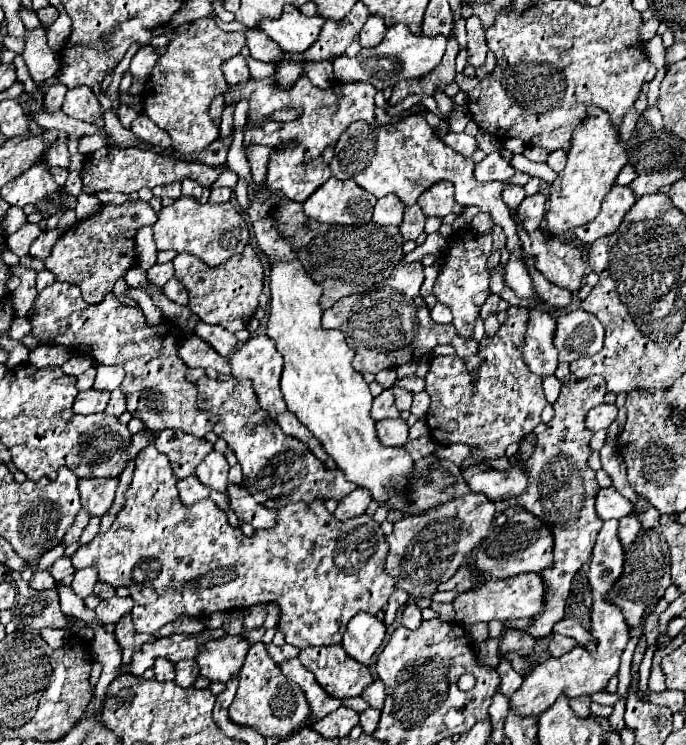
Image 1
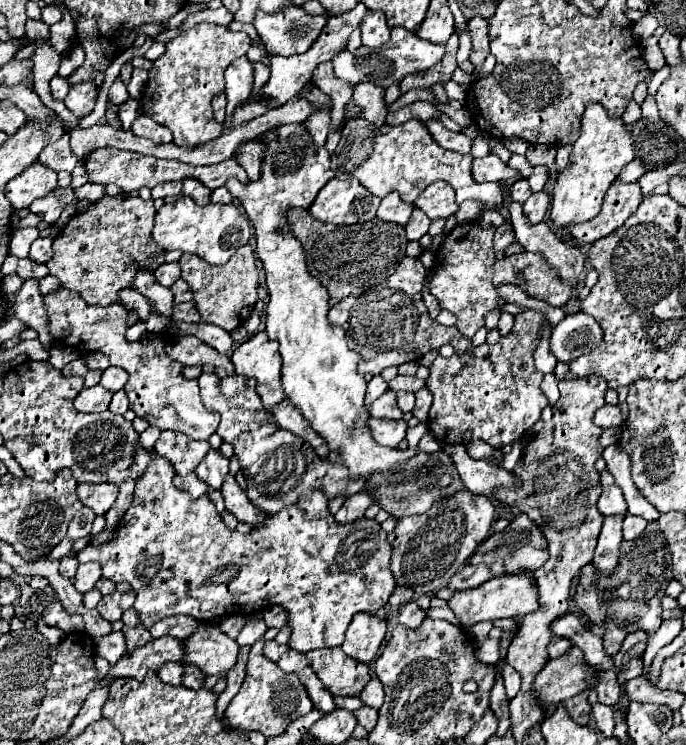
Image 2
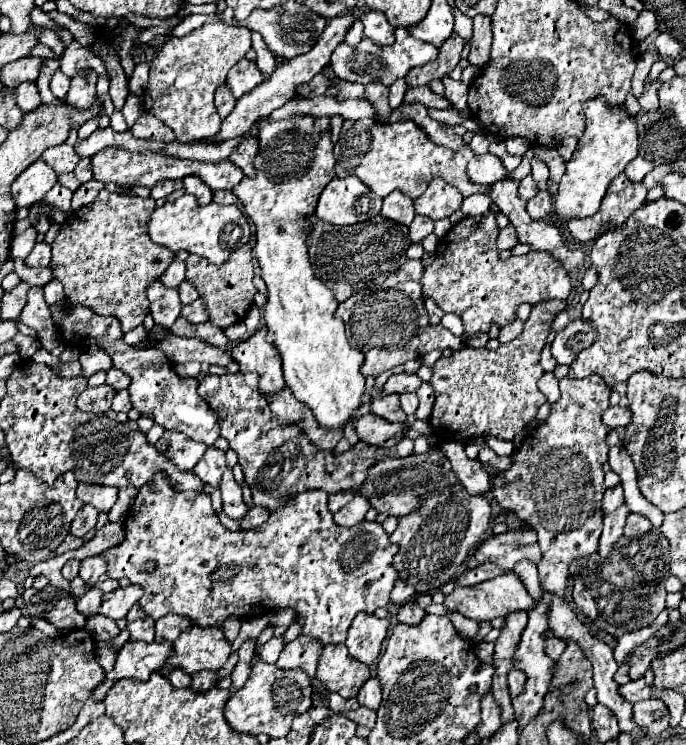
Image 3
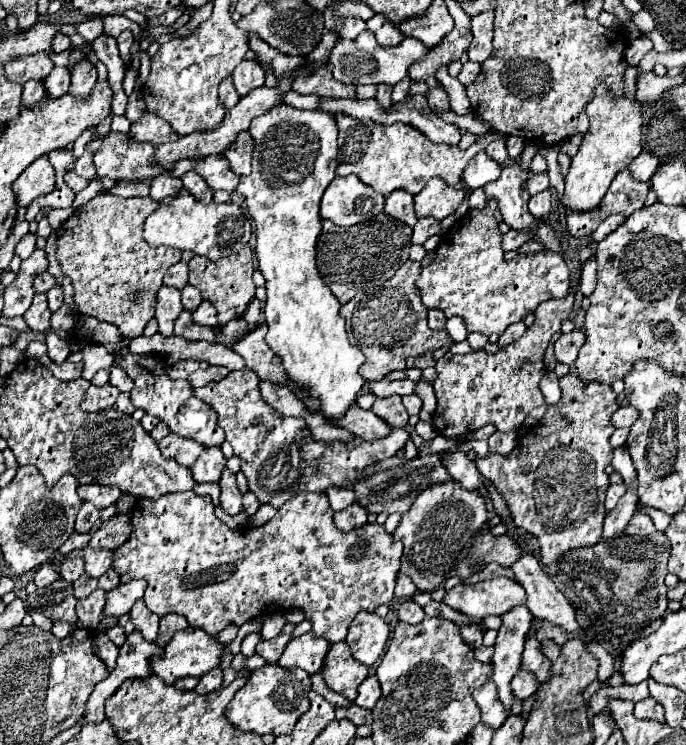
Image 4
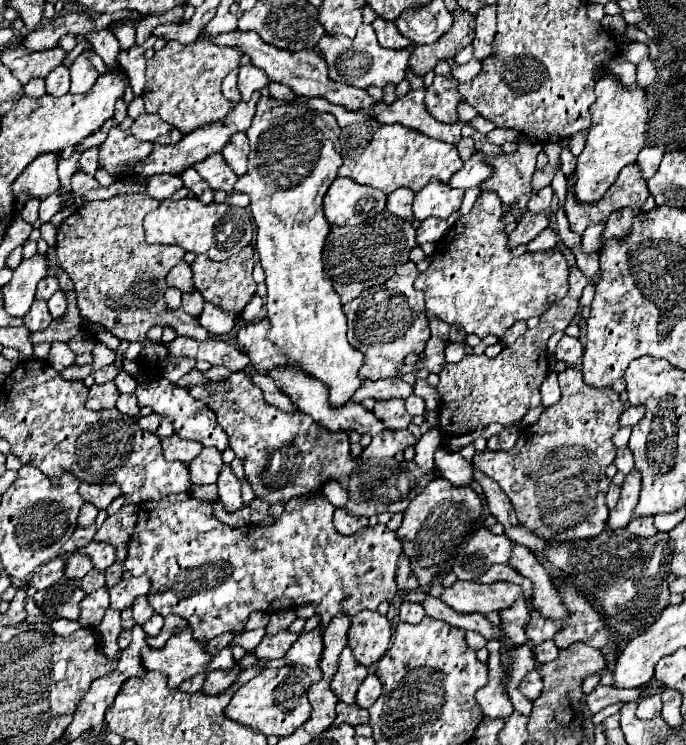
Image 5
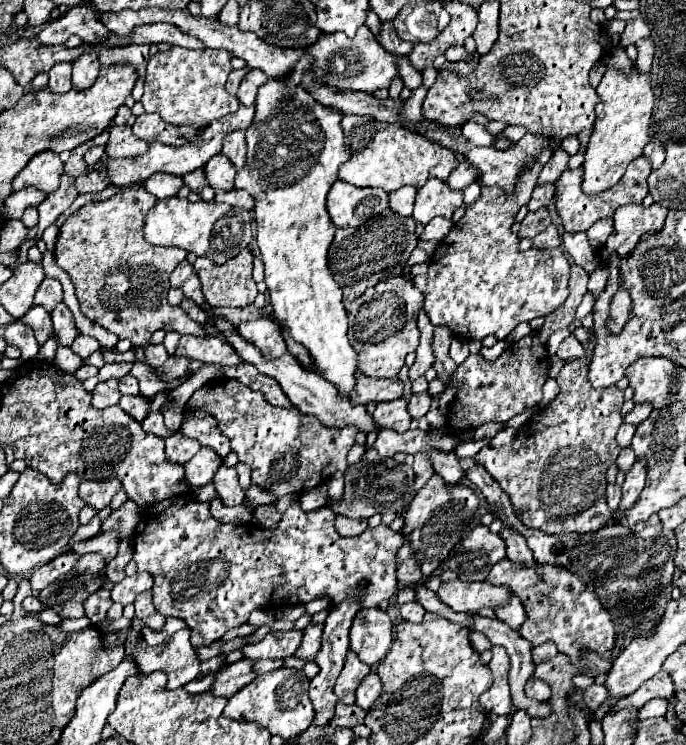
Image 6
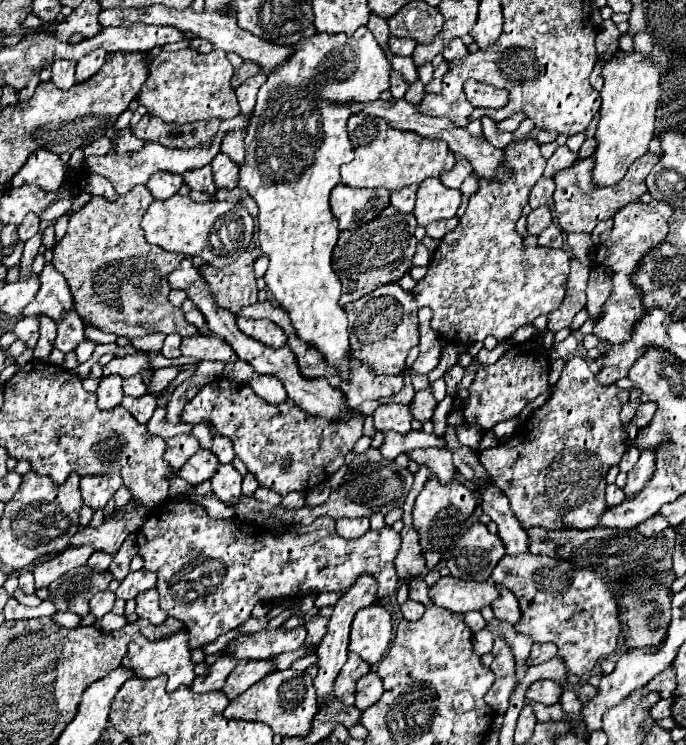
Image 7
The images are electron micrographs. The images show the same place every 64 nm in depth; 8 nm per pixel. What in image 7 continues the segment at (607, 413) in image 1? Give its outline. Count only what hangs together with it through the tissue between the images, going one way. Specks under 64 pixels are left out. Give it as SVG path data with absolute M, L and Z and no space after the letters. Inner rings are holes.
M642 402L642 404L638 406L638 410L636 410L636 416L634 416L632 424L642 430L642 428L644 428L646 424L650 424L650 420L654 418L656 408L658 408L658 406L656 406L654 402Z

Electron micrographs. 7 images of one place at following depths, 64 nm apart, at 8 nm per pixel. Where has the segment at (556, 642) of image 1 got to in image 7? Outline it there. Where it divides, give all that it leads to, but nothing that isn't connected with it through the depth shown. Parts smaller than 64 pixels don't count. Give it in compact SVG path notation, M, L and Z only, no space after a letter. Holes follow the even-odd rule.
M536 642L536 644L532 646L532 650L530 650L530 656L528 656L528 660L526 660L526 666L542 664L542 662L554 658L554 656L556 656L556 648L554 648L554 644L550 644L550 642L546 642L546 644L538 644L538 642Z

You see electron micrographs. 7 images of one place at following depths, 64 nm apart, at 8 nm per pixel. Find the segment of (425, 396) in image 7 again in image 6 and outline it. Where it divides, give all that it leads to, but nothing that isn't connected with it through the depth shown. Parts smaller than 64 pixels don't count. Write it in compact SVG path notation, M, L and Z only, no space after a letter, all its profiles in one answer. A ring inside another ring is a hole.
M428 392L424 394L412 394L410 402L408 402L408 412L412 418L422 418L426 416L426 412L430 410L430 404L432 404L432 396Z

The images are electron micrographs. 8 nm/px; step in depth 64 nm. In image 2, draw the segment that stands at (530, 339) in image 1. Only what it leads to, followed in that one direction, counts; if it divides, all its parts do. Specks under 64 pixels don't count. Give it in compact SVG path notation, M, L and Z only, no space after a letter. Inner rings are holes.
M546 324L546 326L542 328L542 334L540 334L540 344L538 344L536 352L534 352L536 370L540 370L540 372L544 372L544 374L554 372L554 366L556 366L556 358L554 358L554 354L550 352L548 344L550 344L550 326Z

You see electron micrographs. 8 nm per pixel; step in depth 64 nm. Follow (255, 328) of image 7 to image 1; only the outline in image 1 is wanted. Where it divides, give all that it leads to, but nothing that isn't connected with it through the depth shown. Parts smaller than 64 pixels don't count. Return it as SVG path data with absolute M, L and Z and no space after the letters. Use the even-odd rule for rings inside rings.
M258 334L252 336L244 346L240 346L232 358L230 358L230 366L232 366L232 376L234 378L250 378L254 384L254 392L260 400L260 406L266 408L266 412L274 418L276 414L286 410L286 402L282 400L282 392L280 392L280 374L282 374L282 356L278 356L278 350L274 348L274 342L266 336L266 334Z

